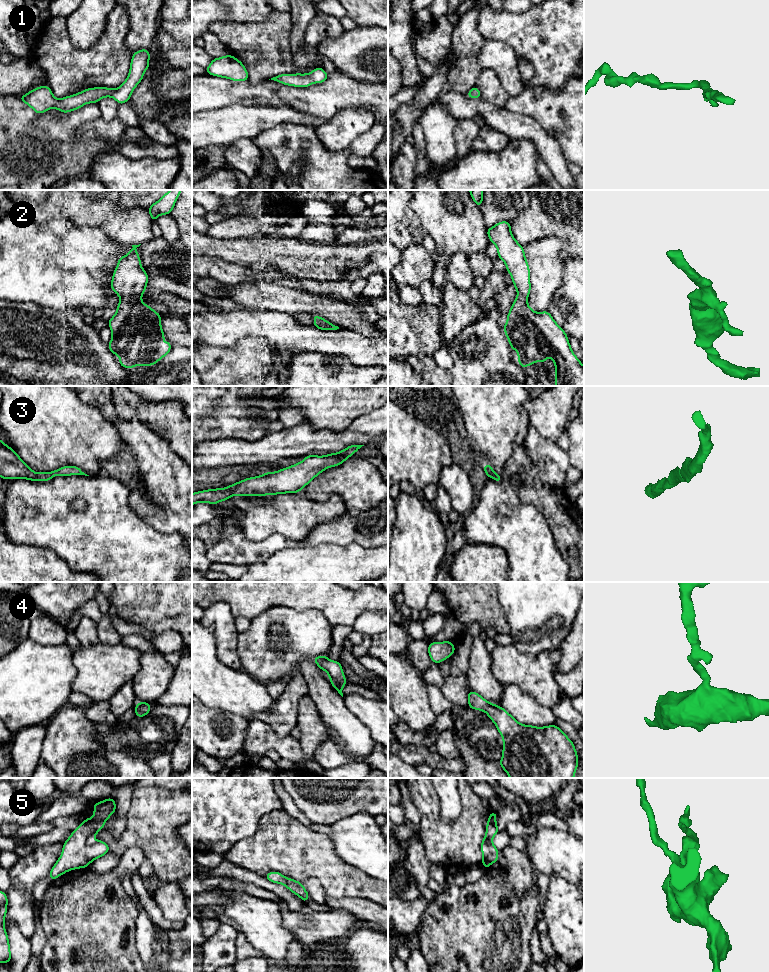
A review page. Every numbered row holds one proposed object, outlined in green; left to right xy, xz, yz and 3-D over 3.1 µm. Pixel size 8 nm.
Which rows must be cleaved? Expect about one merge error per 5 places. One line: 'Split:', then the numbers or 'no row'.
Split: no row

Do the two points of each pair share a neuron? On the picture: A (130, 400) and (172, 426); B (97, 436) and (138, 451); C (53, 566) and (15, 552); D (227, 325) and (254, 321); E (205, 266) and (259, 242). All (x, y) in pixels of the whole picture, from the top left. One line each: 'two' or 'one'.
A: one
B: two
C: one
D: one
E: two

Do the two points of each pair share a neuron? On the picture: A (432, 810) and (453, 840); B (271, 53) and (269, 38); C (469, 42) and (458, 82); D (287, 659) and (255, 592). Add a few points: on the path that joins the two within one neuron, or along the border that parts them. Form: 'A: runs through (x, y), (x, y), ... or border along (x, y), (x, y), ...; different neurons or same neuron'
A: runs through (432, 817), (446, 833); same neuron
B: runs through (271, 49), (271, 42); same neuron
C: runs through (466, 52), (465, 72); same neuron
D: border along (288, 607), (272, 606), (251, 620); different neurons

